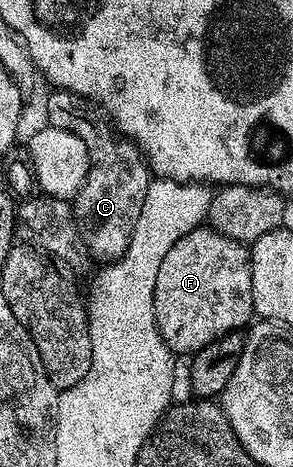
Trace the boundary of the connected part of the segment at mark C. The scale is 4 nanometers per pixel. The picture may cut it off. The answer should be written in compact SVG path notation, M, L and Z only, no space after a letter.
M54 89L53 94L45 98L45 119L44 121L55 128L69 130L83 144L87 144L89 153L89 171L85 177L85 183L76 198L72 199L71 205L73 215L80 229L80 241L84 249L89 249L97 258L101 260L116 260L124 256L127 248L131 244L131 232L135 232L135 220L139 220L139 212L143 208L143 200L147 196L147 188L151 181L151 171L145 157L141 155L141 149L122 136L108 121L96 118L87 105L86 99L79 97L71 90Z

